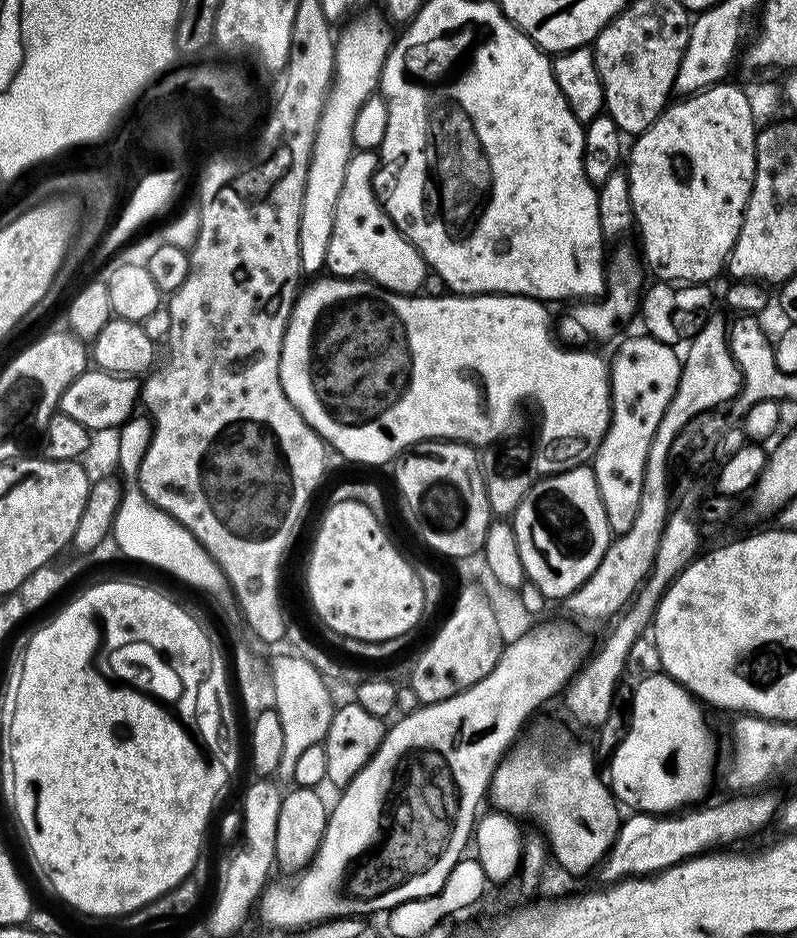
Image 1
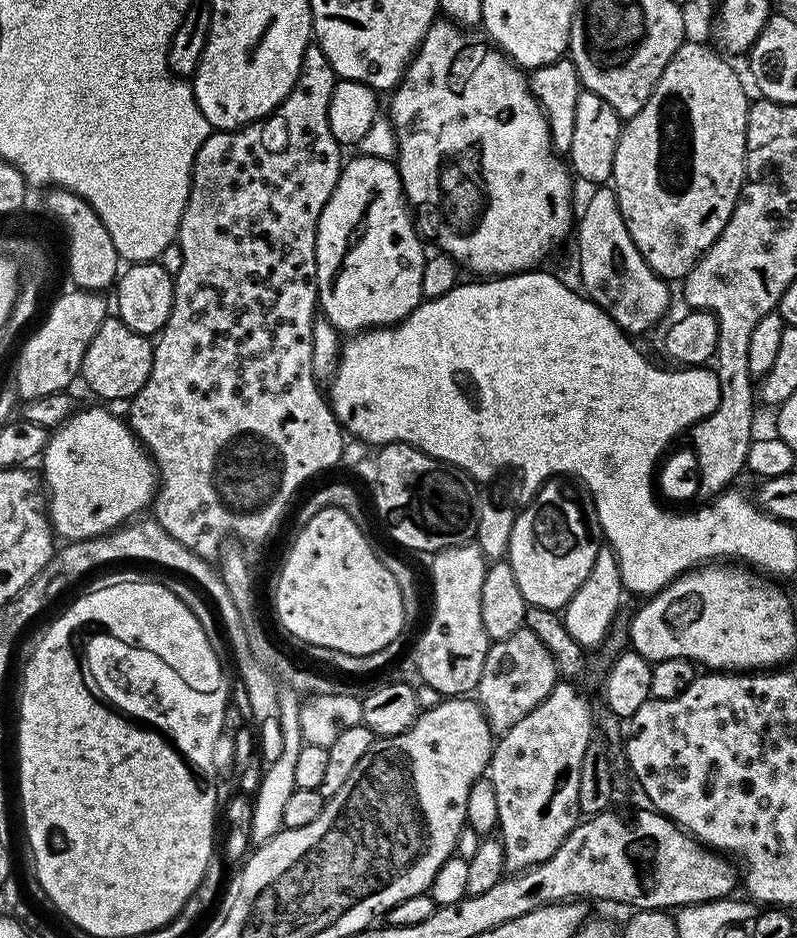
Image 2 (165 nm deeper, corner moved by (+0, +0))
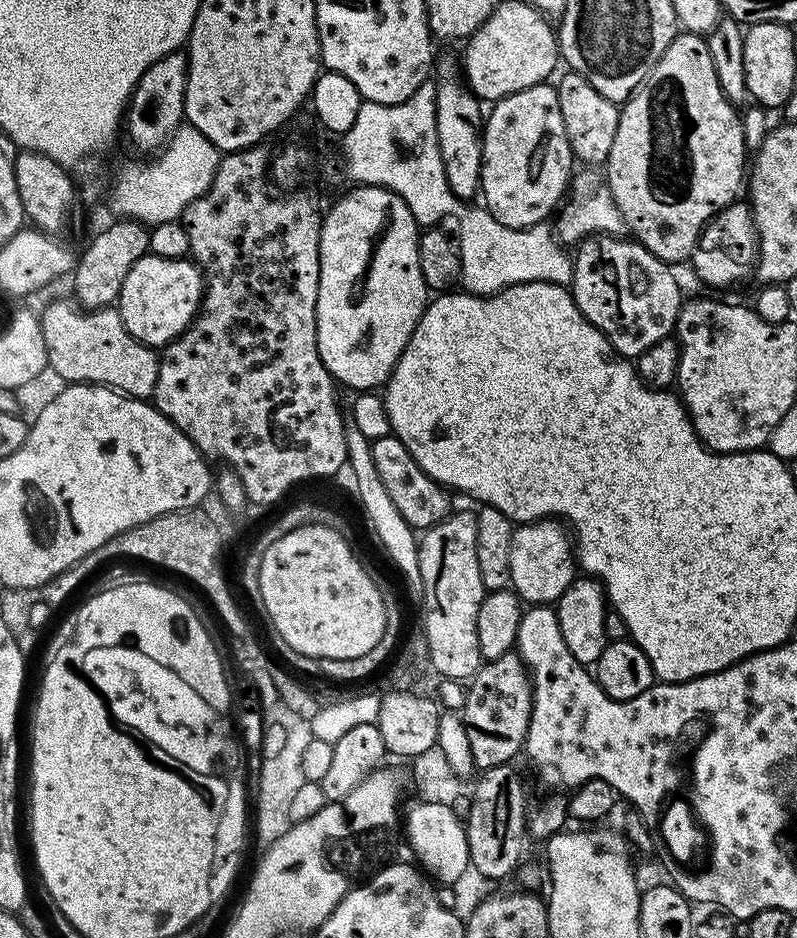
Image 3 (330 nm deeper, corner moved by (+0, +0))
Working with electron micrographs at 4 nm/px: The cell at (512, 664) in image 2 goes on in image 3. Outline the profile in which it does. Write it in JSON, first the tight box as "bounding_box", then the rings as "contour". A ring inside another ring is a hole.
{"bounding_box":[462,651,532,769],"contour":[[[515,651],[502,654],[502,658],[481,663],[480,669],[467,685],[467,696],[462,711],[466,734],[470,738],[470,750],[474,754],[477,769],[512,764],[516,755],[521,755],[524,739],[530,726],[532,713],[532,677]]]}

